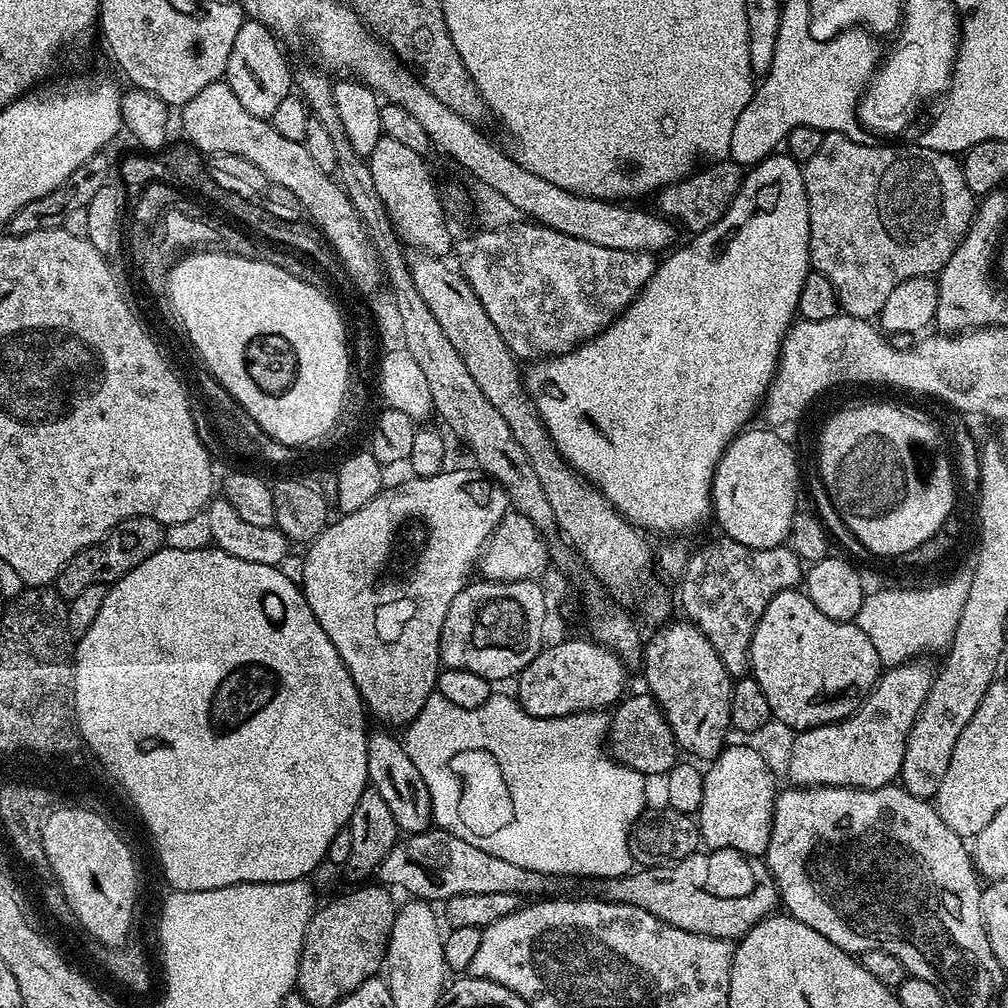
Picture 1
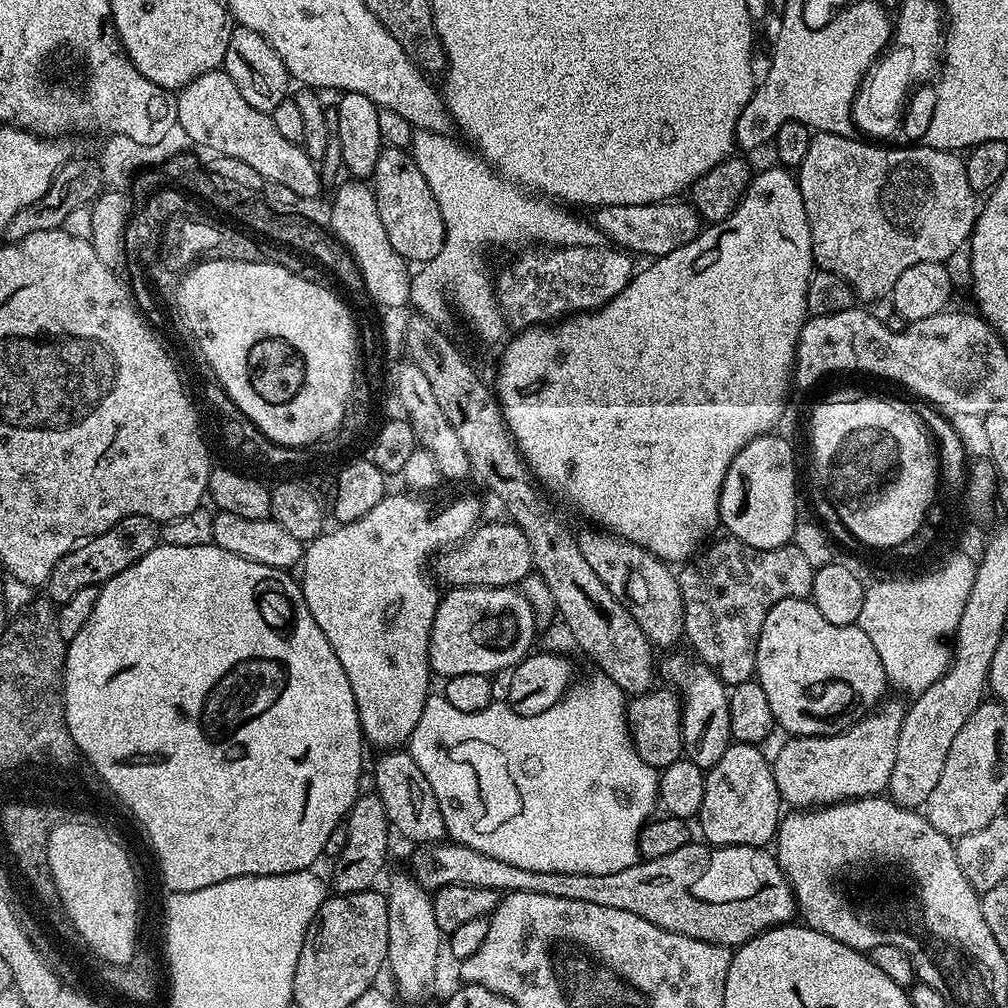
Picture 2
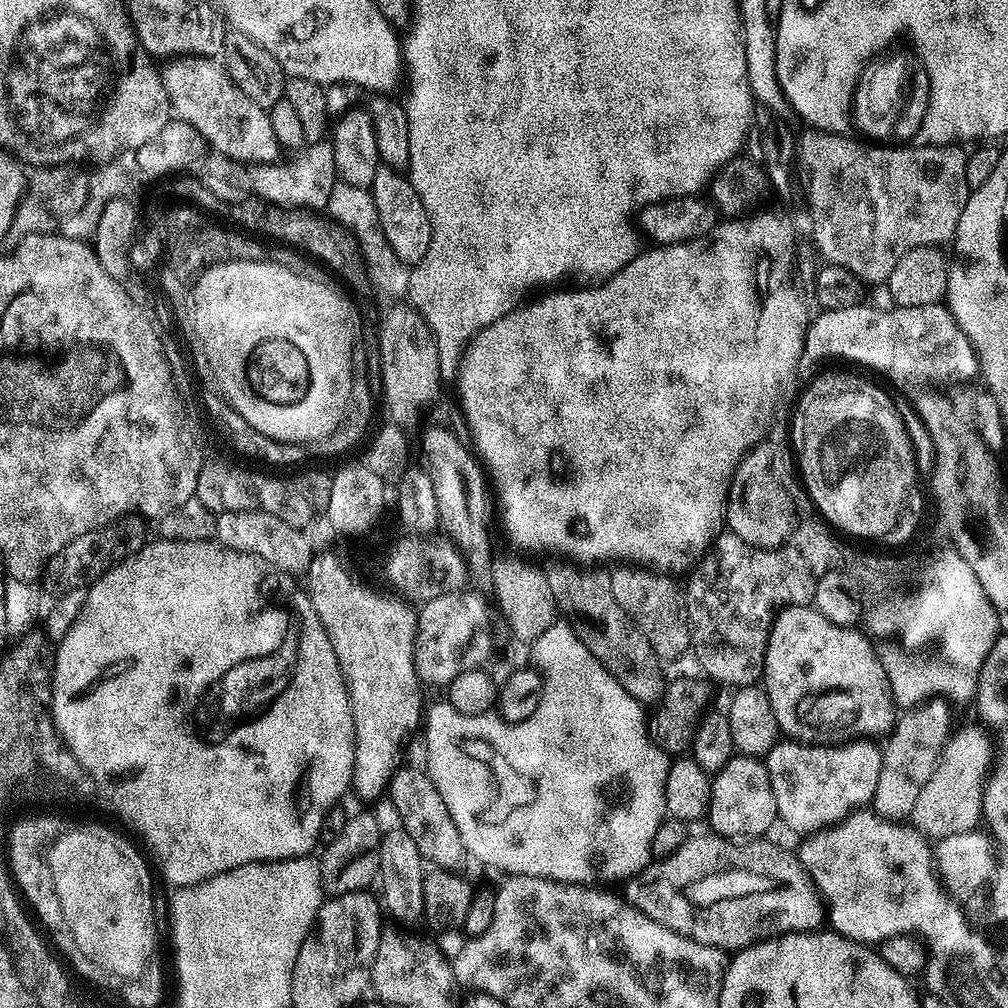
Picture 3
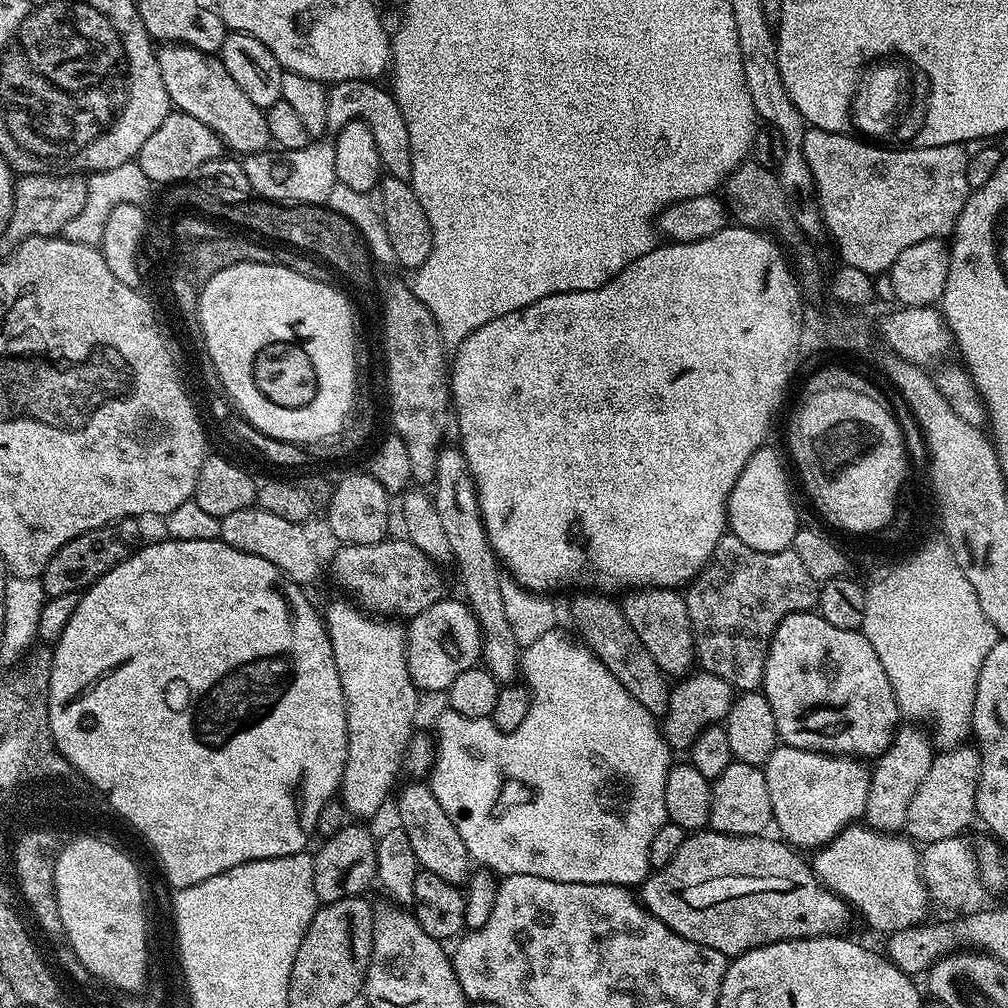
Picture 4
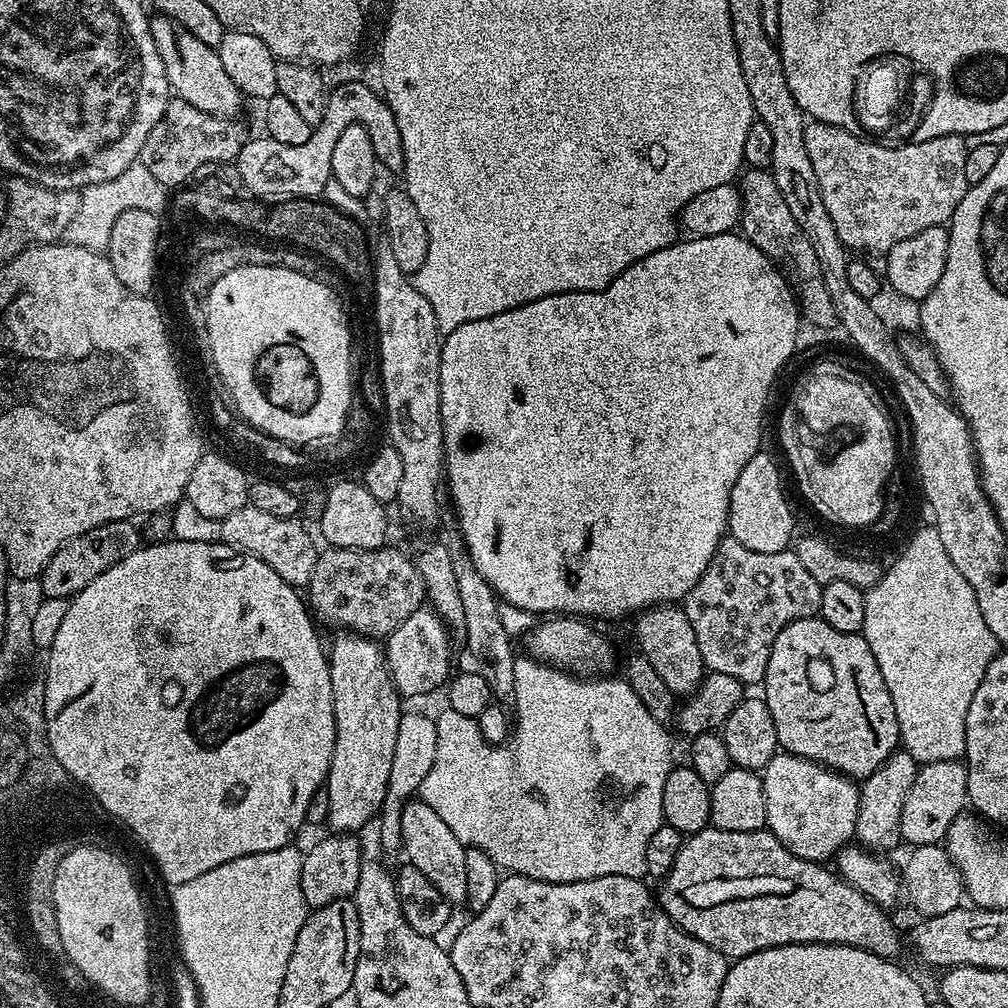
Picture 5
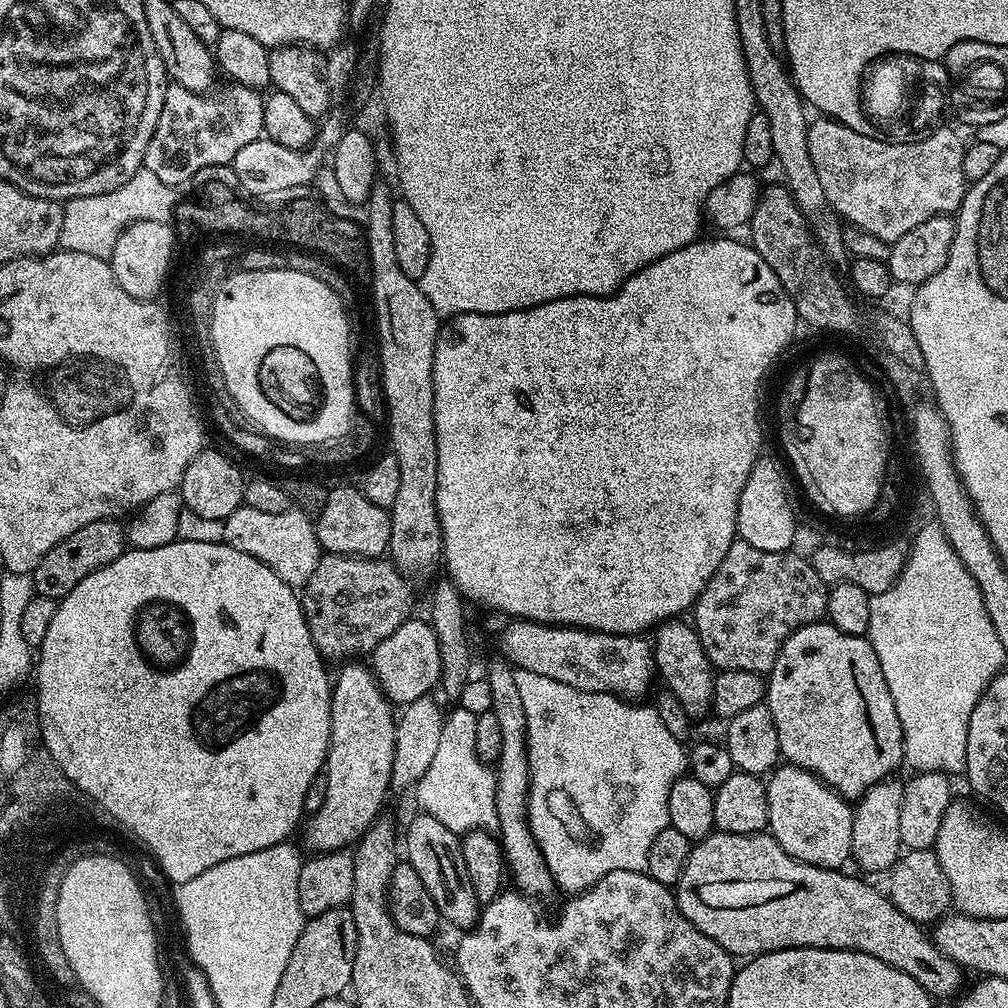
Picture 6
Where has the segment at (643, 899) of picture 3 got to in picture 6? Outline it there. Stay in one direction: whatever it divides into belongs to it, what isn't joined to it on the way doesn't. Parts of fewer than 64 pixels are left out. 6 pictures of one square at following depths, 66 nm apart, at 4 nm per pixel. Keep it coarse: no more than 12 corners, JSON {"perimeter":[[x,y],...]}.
{"perimeter":[[716,830],[674,885],[734,958],[870,954],[933,998],[965,969],[859,875]]}

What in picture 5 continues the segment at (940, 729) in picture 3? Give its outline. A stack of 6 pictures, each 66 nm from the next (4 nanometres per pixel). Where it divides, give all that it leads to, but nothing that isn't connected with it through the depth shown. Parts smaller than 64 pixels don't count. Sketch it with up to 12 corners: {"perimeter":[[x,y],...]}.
{"perimeter":[[897,750],[859,785],[855,839],[877,853],[901,843],[902,802],[918,771]]}

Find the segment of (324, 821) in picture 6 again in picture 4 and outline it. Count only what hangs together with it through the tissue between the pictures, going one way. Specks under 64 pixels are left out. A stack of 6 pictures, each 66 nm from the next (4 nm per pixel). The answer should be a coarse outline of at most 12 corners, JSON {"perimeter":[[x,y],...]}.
{"perimeter":[[351,599],[322,612],[342,682],[339,795],[389,803],[421,697],[405,625]]}

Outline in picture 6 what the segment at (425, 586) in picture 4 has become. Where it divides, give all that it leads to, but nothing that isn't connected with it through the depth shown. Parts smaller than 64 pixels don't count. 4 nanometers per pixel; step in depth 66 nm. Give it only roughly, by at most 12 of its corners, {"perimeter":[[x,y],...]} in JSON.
{"perimeter":[[321,555],[304,583],[325,661],[371,654],[413,615],[391,559]]}

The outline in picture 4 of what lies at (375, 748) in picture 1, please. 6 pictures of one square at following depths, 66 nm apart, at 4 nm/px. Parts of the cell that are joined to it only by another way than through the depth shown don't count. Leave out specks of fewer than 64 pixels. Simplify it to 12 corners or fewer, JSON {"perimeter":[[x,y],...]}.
{"perimeter":[[420,780],[396,807],[425,871],[463,883],[470,858],[461,834]]}

